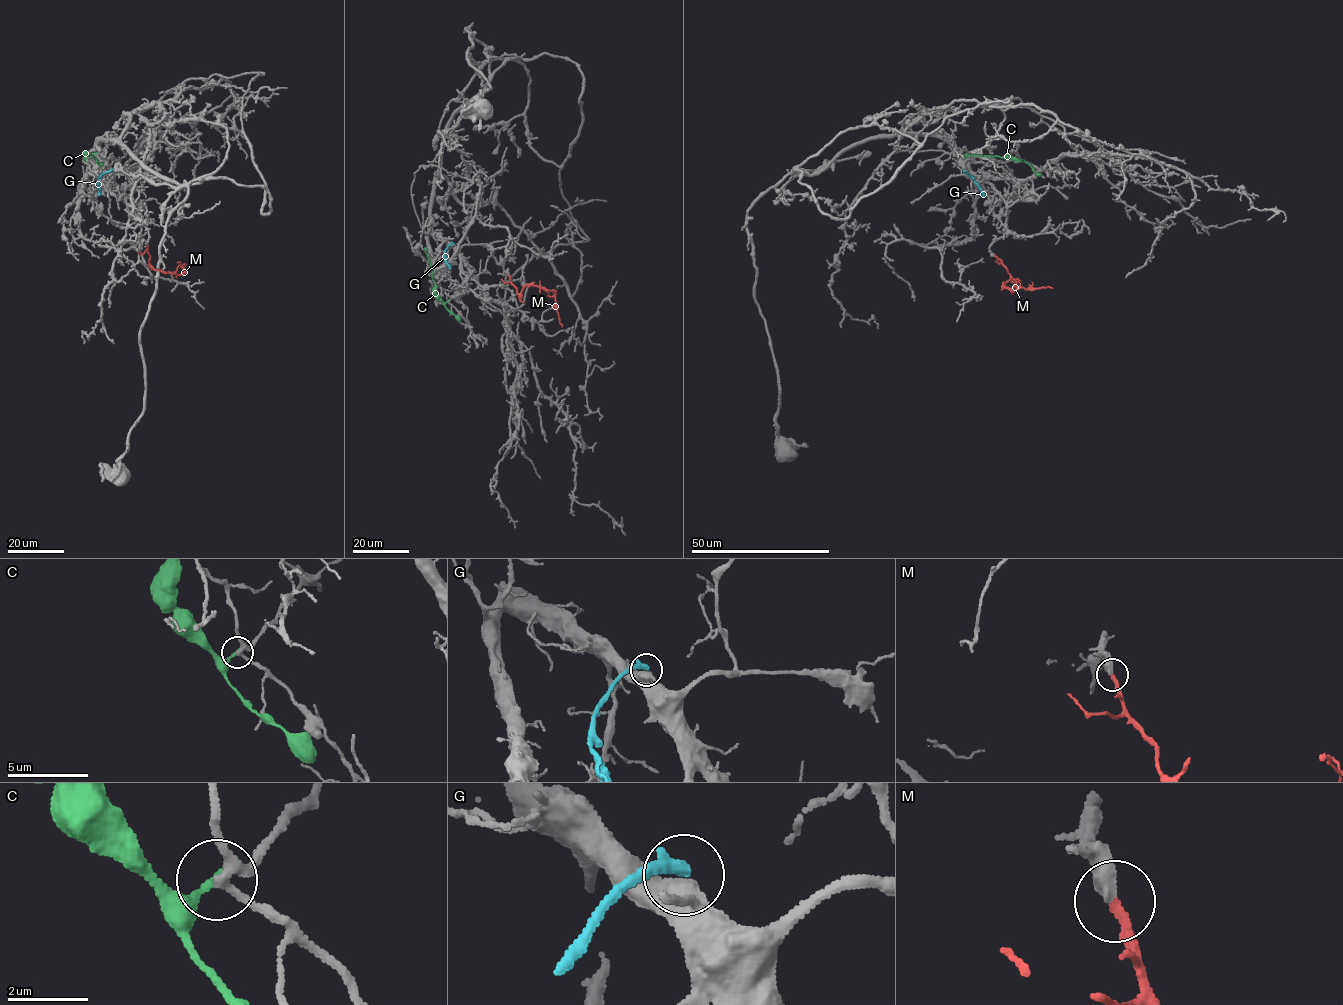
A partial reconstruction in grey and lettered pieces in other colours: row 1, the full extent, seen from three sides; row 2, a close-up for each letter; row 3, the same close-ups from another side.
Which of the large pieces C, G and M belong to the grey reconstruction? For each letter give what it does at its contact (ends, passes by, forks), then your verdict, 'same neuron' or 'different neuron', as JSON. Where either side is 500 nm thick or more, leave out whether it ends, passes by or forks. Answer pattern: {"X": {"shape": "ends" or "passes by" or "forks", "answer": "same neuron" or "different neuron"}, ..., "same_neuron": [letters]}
{"C": {"shape": "ends", "answer": "different neuron"}, "G": {"answer": "different neuron"}, "M": {"answer": "same neuron"}, "same_neuron": ["M"]}

